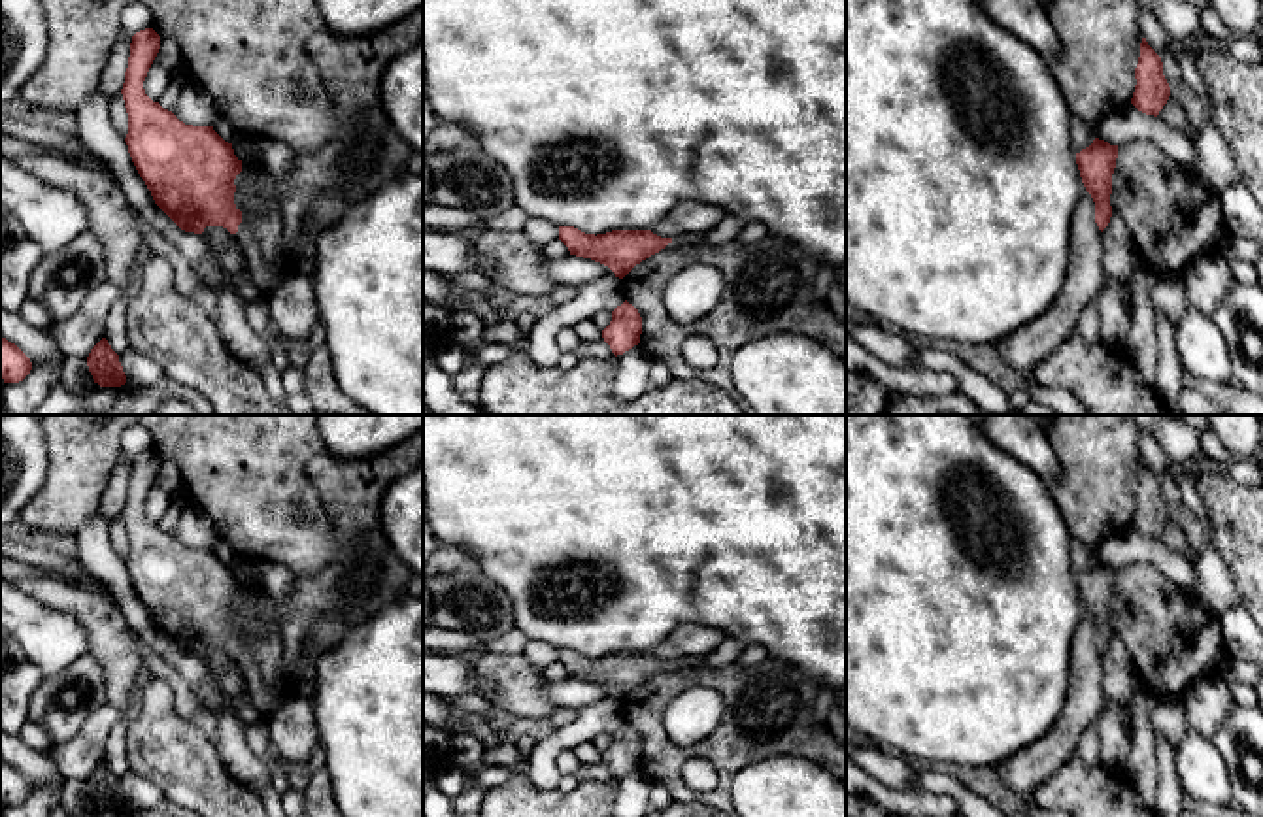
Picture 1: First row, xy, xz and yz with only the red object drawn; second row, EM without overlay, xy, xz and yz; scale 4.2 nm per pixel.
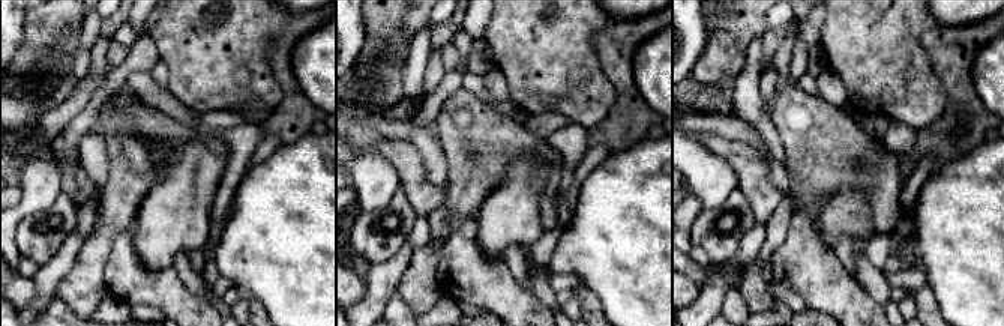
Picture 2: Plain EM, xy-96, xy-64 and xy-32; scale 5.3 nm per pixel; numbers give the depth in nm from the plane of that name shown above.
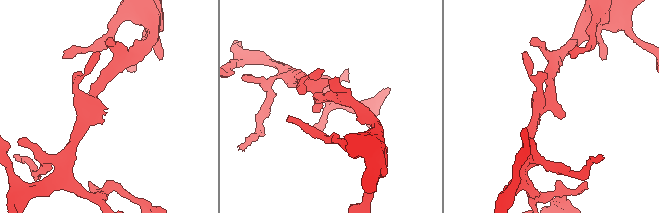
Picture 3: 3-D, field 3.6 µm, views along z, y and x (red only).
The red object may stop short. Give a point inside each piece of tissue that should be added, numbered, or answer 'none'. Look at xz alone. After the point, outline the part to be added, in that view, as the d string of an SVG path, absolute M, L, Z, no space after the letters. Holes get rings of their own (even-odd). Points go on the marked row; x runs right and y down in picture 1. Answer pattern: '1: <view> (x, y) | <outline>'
1: xz (684, 240) | M700 234L674 236L672 242L665 249L680 249L680 247L691 247L691 245L702 245L702 236Z

